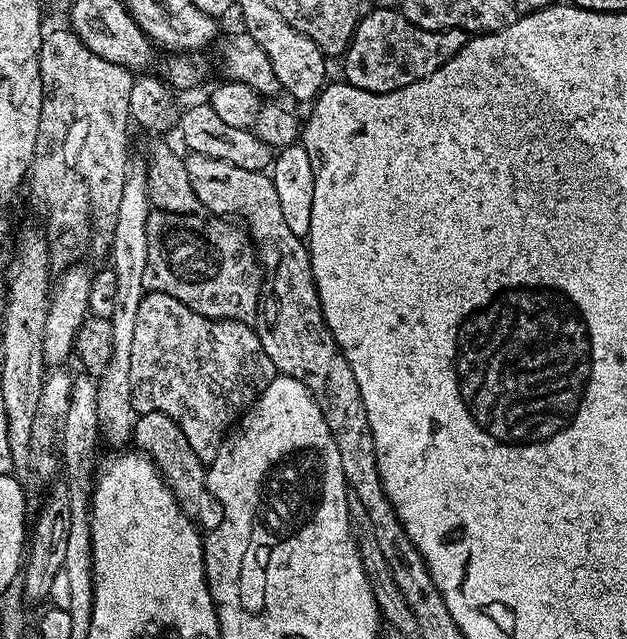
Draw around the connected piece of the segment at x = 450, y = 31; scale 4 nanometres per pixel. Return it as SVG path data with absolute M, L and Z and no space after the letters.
M373 7L371 11L357 23L356 33L343 57L343 79L362 90L393 92L410 86L415 80L434 74L434 70L450 62L450 58L454 58L454 54L458 54L470 39L469 33L460 28L447 28L441 32L419 28L400 10Z

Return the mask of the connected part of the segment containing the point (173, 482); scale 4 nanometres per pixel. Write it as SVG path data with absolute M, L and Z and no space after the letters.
M161 412L139 413L132 430L131 443L160 471L160 477L174 494L178 506L192 519L197 528L210 533L223 522L222 502L218 502L218 498L214 498L208 488L205 464L198 458L198 454L194 454L190 442L186 442L186 434L182 434L182 430L169 416Z

